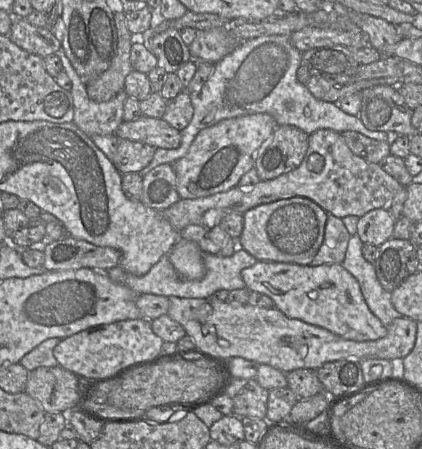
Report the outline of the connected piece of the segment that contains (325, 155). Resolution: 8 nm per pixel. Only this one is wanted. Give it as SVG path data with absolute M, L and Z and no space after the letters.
M318 129L309 135L306 155L296 169L274 179L261 180L251 188L236 186L225 192L219 192L206 197L195 199L180 198L176 203L163 210L162 214L169 221L171 226L179 232L186 226L192 224L212 228L219 225L222 219L228 214L244 214L249 209L261 204L302 196L311 199L328 214L333 214L336 217L343 218L349 215L361 217L373 209L386 208L401 188L402 185L387 174L378 163L368 162L360 156L355 155L347 146L341 133L331 129Z

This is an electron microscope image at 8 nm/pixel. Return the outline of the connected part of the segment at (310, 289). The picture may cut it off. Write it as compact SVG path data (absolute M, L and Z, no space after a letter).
M257 261L253 266L243 269L241 271L241 277L246 284L246 289L248 289L249 291L259 292L269 296L274 301L274 307L280 310L283 314L285 314L289 318L299 319L306 323L324 328L330 331L331 333L347 340L360 341L360 342L374 341L383 338L387 335L387 327L385 327L382 324L382 322L368 308L364 300L364 297L362 295L358 281L341 264L323 264L311 267L307 264Z

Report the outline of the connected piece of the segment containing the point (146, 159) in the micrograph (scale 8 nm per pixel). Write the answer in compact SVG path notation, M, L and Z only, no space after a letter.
M120 139L113 164L122 175L130 172L138 173L151 162L156 149L138 141Z

